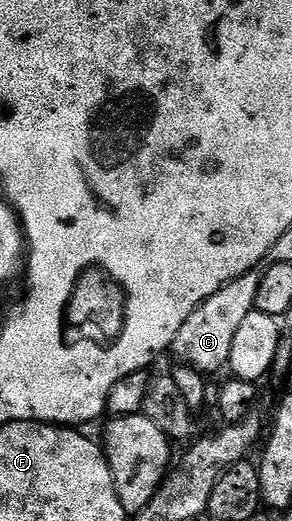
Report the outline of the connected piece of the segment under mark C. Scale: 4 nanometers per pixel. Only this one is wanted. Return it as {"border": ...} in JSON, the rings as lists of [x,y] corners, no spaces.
{"border":[[[254,270],[227,282],[227,286],[211,294],[211,298],[203,301],[193,311],[191,318],[179,326],[179,334],[175,334],[173,339],[172,355],[177,355],[180,363],[202,374],[217,372],[221,367],[224,369],[231,358],[231,346],[234,345],[235,334],[243,318],[257,308],[260,281],[261,272]]]}

